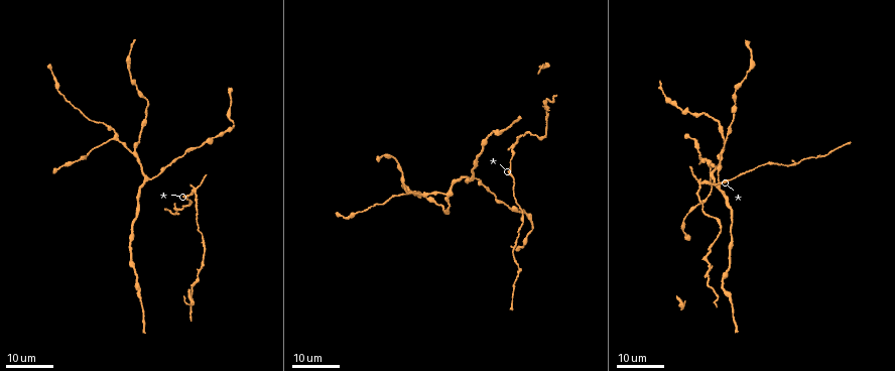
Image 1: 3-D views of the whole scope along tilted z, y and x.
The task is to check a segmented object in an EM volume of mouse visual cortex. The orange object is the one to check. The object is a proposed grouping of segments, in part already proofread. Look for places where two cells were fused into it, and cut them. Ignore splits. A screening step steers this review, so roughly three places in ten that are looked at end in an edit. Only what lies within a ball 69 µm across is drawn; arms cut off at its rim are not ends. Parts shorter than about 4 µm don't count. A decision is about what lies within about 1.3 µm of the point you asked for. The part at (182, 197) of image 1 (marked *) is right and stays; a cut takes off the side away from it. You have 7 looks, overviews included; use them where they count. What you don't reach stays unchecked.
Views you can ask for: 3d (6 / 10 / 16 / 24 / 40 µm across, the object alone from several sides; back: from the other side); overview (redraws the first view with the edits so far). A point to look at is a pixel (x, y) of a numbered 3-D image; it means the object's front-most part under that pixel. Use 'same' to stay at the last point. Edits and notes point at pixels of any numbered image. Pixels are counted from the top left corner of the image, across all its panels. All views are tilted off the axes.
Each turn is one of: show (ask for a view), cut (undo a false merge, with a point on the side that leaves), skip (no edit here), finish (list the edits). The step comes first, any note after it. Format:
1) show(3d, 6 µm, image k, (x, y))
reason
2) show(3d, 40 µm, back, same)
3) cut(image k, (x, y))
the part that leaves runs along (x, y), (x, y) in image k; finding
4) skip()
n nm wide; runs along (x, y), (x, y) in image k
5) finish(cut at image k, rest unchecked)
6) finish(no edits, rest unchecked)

show(3d, 16 µm, image 1, (132, 154))
three arms meet

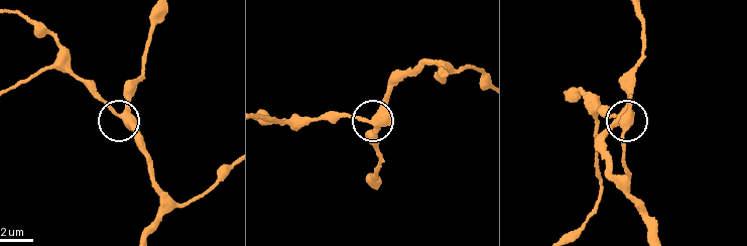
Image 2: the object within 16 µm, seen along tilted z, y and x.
show(3d, 6 µm, image 2, (373, 123))

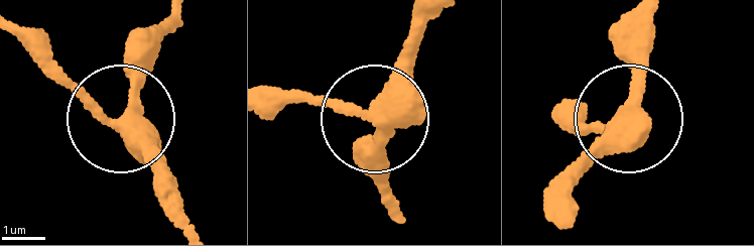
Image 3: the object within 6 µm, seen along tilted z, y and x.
skip()
all the same cell

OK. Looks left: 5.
show(3d, 16 µm, image 1, (194, 190))
thin arm on a thick one

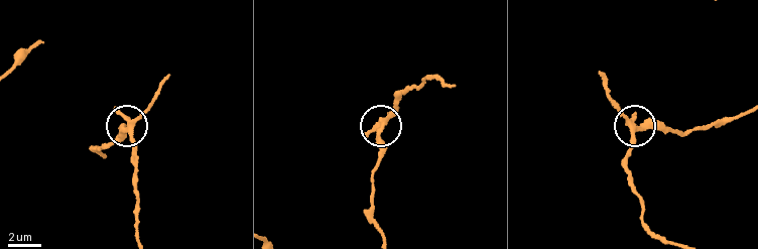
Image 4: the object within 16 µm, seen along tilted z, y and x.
show(3d, 6 µm, image 4, (128, 126))

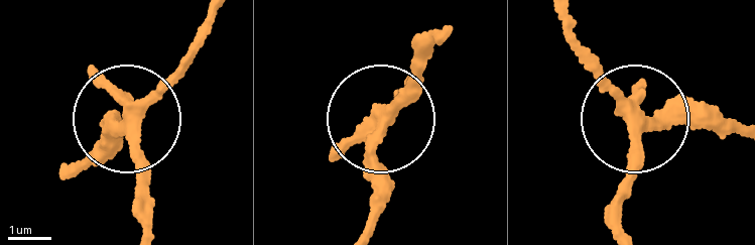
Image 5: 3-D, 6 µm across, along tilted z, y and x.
skip()
runs along (72, 160), (95, 160), (207, 31) in image 5; all the same cell

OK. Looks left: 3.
show(3d, 16 µm, image 1, (197, 273))
three arms meet

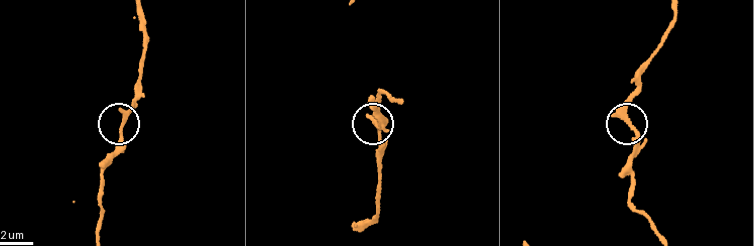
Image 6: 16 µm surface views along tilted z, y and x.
show(3d, 10 µm, image 6, (123, 126))

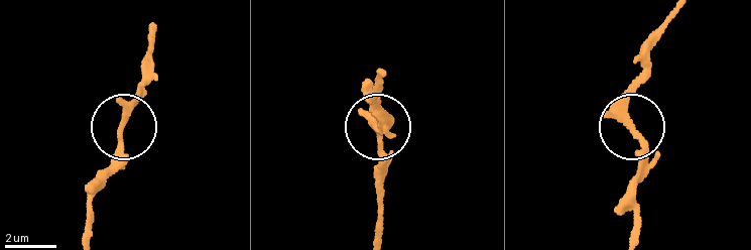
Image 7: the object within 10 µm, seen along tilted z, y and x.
skip()
3 arms; runs along (153, 34), (143, 89), (106, 183) in image 7; continuous, no second cell

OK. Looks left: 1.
finish(no edits, rest unchecked)

